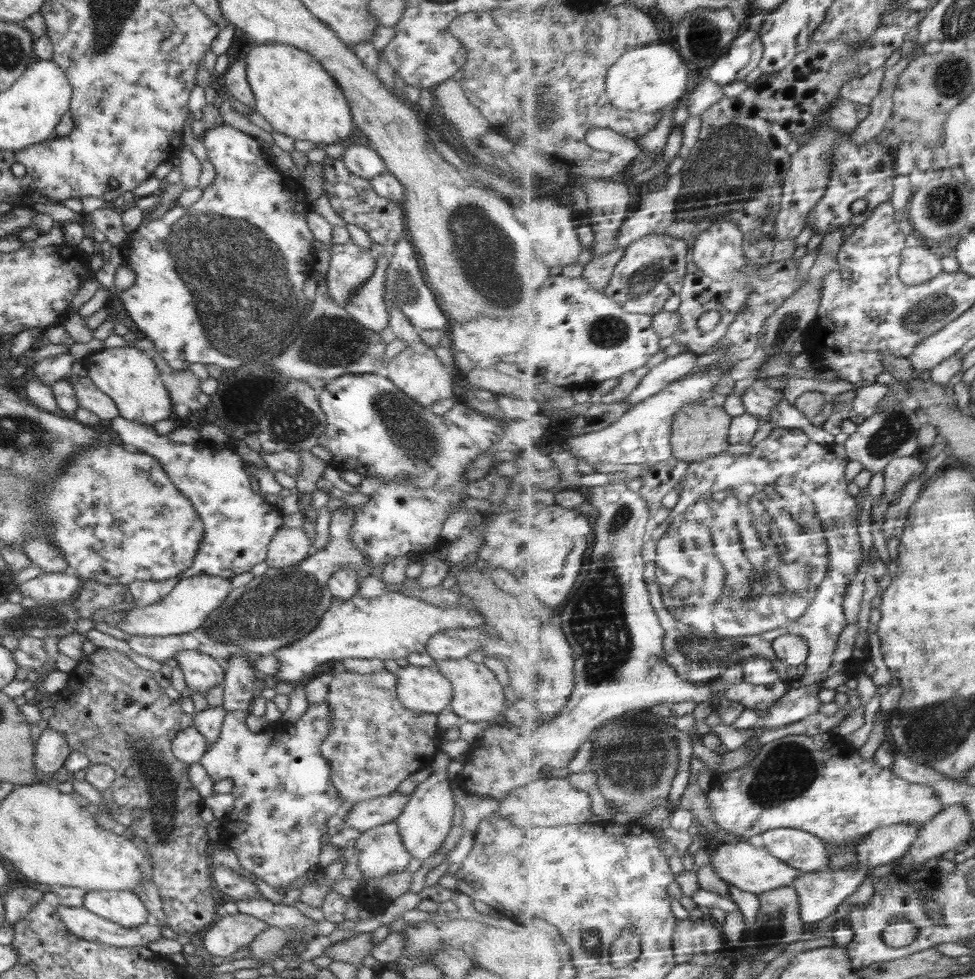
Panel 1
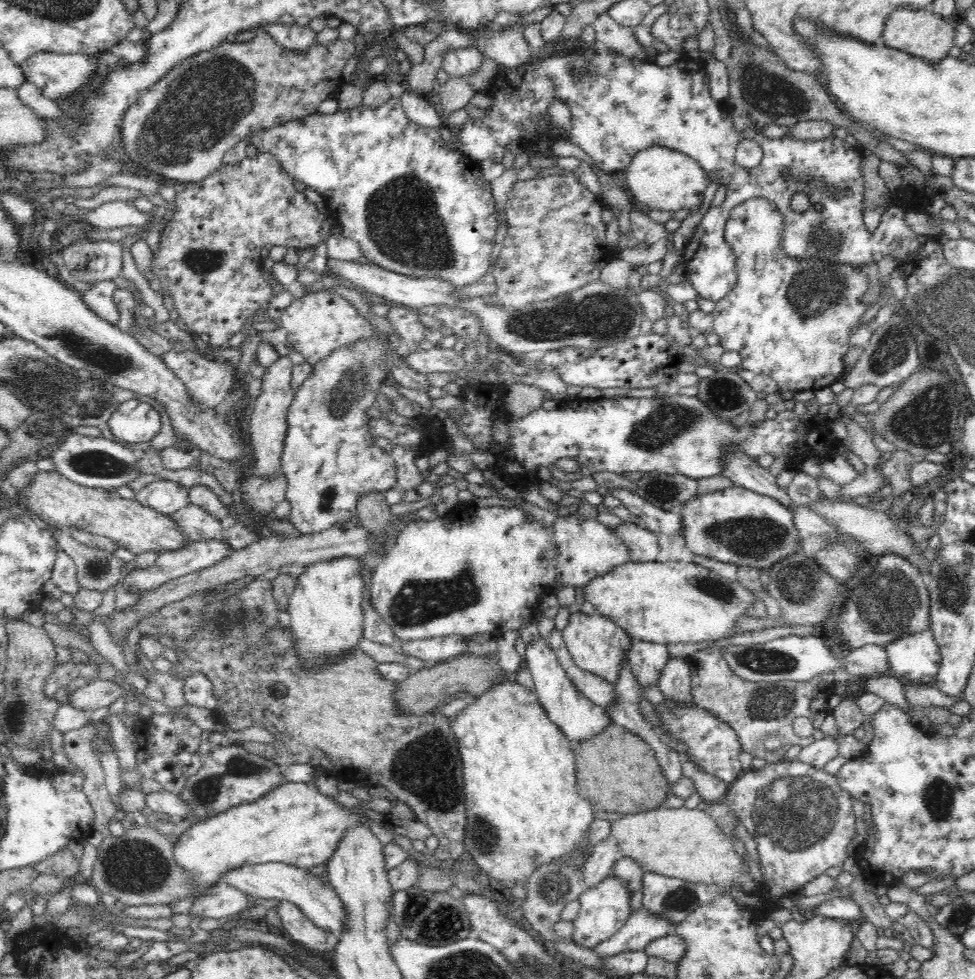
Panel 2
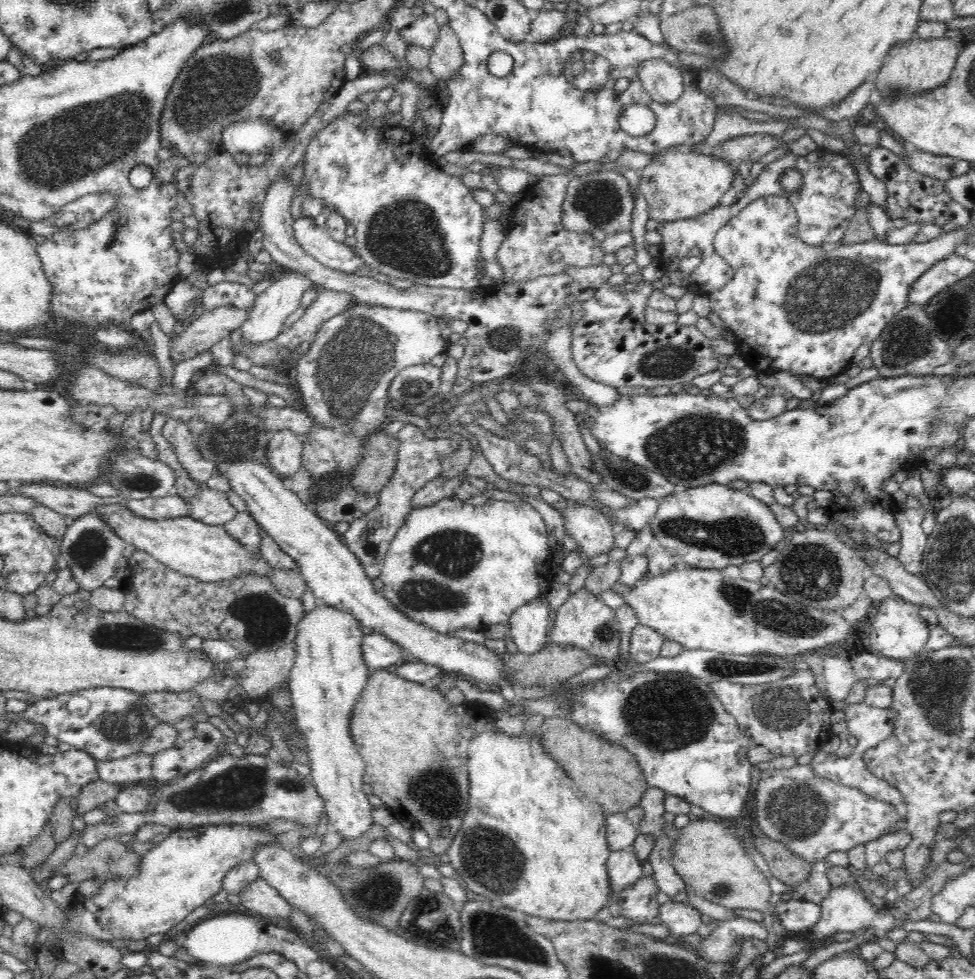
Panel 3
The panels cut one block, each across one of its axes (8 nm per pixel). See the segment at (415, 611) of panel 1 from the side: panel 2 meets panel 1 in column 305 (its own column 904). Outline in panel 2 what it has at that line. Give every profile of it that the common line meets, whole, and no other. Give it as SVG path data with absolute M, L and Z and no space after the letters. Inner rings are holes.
M930 628L900 636L884 646L891 674L903 682L934 685L941 665L941 648Z

